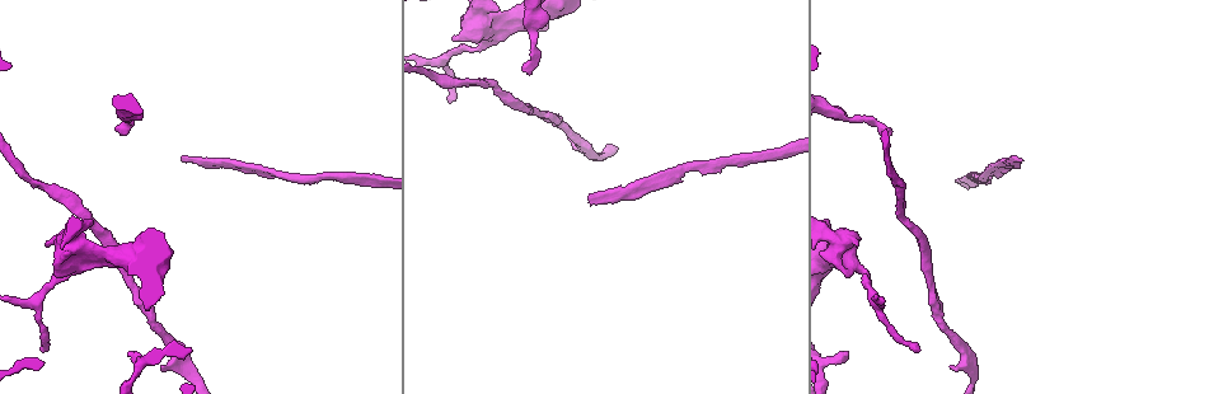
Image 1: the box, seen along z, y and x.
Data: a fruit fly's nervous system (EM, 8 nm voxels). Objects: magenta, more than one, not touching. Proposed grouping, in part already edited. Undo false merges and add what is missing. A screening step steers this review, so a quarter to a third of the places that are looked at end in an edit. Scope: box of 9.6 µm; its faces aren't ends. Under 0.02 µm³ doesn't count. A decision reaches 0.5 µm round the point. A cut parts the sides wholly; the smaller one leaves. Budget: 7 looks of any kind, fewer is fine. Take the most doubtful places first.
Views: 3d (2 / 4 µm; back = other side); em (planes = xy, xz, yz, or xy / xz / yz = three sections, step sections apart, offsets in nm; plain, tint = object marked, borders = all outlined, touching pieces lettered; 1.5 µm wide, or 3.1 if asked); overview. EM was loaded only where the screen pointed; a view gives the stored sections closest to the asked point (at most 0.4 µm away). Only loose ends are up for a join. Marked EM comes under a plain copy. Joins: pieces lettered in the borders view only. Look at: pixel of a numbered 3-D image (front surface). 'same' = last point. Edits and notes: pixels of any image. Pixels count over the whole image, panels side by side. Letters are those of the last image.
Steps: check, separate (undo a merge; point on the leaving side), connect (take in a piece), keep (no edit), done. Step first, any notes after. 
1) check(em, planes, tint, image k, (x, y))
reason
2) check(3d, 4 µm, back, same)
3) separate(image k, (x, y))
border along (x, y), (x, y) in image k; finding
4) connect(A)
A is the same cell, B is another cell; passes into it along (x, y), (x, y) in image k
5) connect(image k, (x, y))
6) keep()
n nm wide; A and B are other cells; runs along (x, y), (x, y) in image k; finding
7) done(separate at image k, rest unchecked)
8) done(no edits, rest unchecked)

check(em, planes, borders, image 1, (591, 193))
long arm stops here

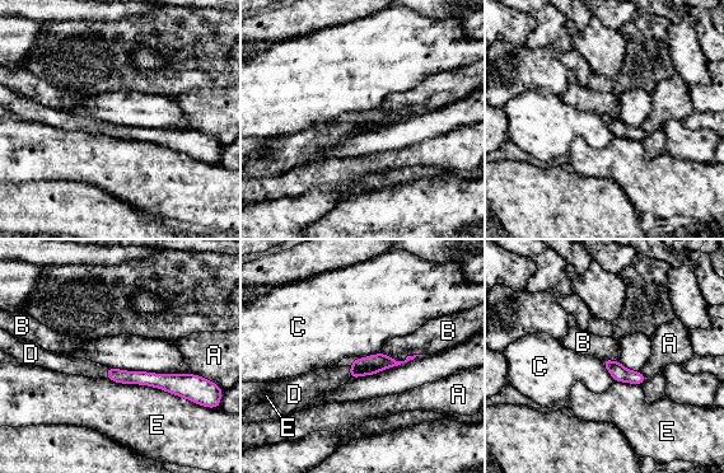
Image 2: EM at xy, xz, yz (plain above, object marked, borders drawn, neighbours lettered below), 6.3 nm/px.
connect(D)
D is the same cell, A, B, C and E are other cells; passes into it along (369, 365), (350, 373), (321, 380) in image 2; the neuron continues

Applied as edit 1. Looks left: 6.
check(em, xy, step 8, borders, image 1, (161, 367))
an open end

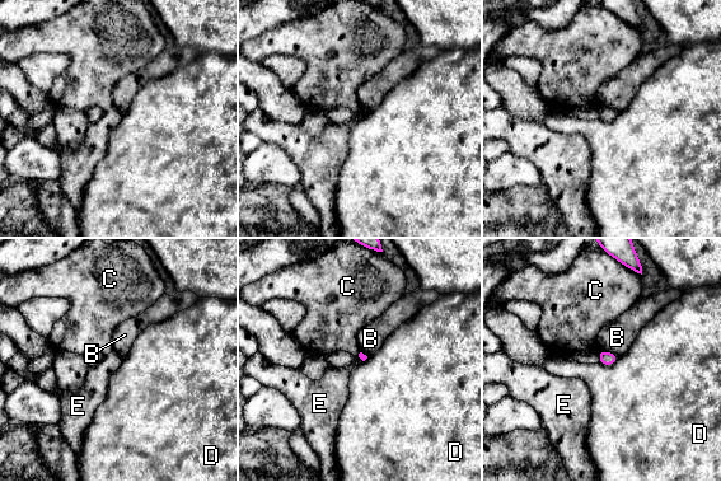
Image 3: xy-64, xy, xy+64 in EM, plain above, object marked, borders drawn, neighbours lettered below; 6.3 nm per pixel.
keep()
D touches over 140 nm; B, C, D and E are other cells; border along (599, 350), (607, 350), (618, 356) in image 3; none of them fits

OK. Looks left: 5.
check(3d, 4 µm, image 1, (919, 349))
an open end

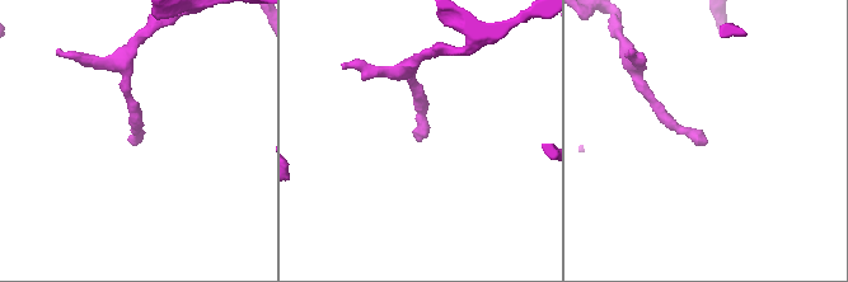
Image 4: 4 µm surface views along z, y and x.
check(em, planes, tint, image 4, (421, 141))

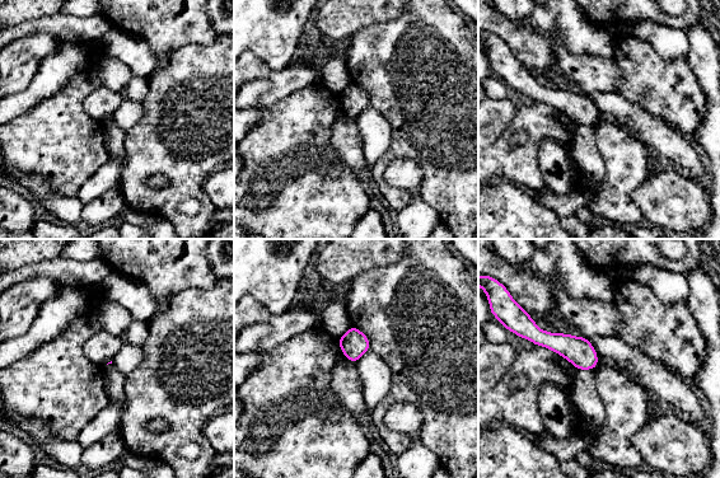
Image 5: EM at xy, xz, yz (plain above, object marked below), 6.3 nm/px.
check(em, planes, borders, same)
see the neighbours

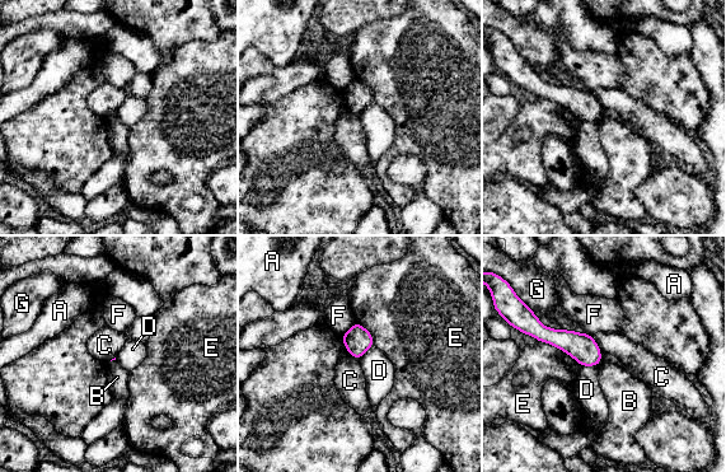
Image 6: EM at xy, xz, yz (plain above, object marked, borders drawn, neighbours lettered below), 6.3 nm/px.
keep()
A, B, C, D, E, F and G are other cells; border along (602, 351), (598, 364), (582, 367) in image 6; no lettered piece goes on from it

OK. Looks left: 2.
done(connect at image 2, rest unchecked)

